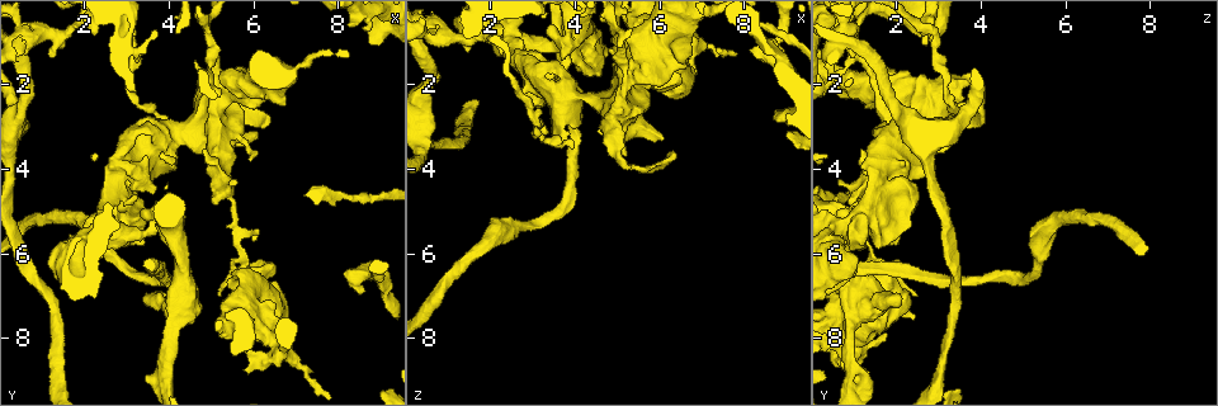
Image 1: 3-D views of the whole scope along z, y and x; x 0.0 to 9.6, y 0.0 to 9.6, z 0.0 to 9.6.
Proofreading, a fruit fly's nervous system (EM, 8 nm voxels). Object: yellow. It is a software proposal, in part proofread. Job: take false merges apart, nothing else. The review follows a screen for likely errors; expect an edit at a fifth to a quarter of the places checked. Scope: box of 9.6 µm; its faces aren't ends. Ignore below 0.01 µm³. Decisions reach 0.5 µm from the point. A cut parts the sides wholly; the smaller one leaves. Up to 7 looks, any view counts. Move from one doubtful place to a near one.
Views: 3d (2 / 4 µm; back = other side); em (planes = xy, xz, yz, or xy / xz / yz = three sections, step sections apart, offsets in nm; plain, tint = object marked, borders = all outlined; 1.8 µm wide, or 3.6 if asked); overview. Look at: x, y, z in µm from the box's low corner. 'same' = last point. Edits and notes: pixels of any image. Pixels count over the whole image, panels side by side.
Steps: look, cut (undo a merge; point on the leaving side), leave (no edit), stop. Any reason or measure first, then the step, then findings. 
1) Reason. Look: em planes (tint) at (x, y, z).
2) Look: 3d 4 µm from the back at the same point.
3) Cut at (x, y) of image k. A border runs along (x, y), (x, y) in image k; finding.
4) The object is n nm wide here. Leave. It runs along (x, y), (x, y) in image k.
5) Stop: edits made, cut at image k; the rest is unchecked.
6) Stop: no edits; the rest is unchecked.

Touches itself. Look: em planes (tint) at (5.15, 1.80, 2.05).

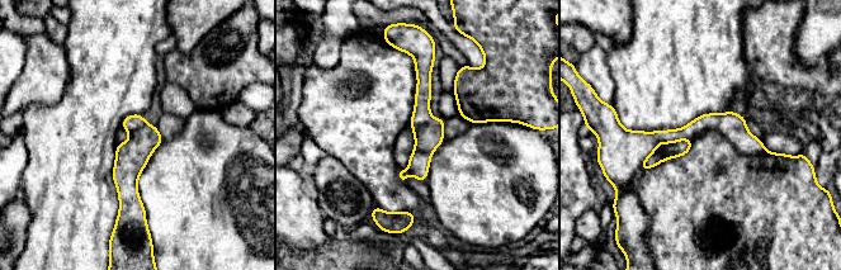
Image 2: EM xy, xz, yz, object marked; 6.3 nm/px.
Cut at (732, 126) of image 2. A border runs along (693, 137), (766, 152) in image 2; a second neuron is stuck on.

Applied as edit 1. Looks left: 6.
Abrupt turn. Look: em planes (borders) at (3.10, 4.15, 2.00).

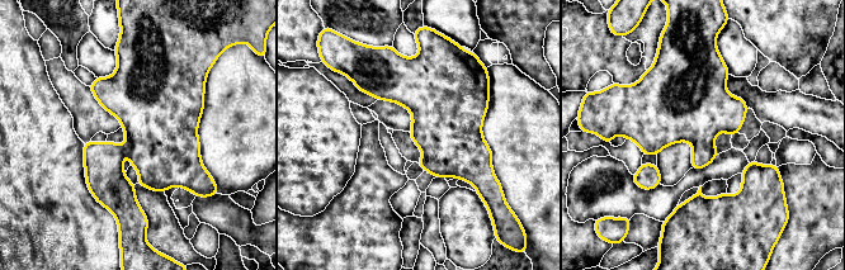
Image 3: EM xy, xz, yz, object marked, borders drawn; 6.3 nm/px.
Leave. Continuous, no second neuron.

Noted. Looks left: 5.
Sharp bend. Look: 3d 2 µm from the back at (8.80, 6.40, 1.30).

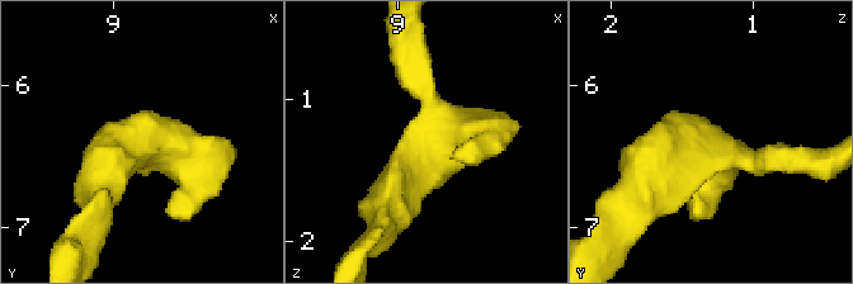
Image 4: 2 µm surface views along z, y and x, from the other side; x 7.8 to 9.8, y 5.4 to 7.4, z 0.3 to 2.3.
Look: em yz step 4 (tint) at (8.78, 6.44, 1.32).

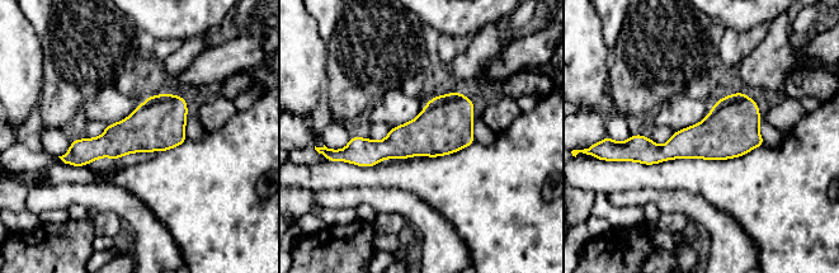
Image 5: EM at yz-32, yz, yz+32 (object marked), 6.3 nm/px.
Leave. One neuron here.

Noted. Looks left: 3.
Stop: edits made, cut at image 2; the rest is unchecked.

